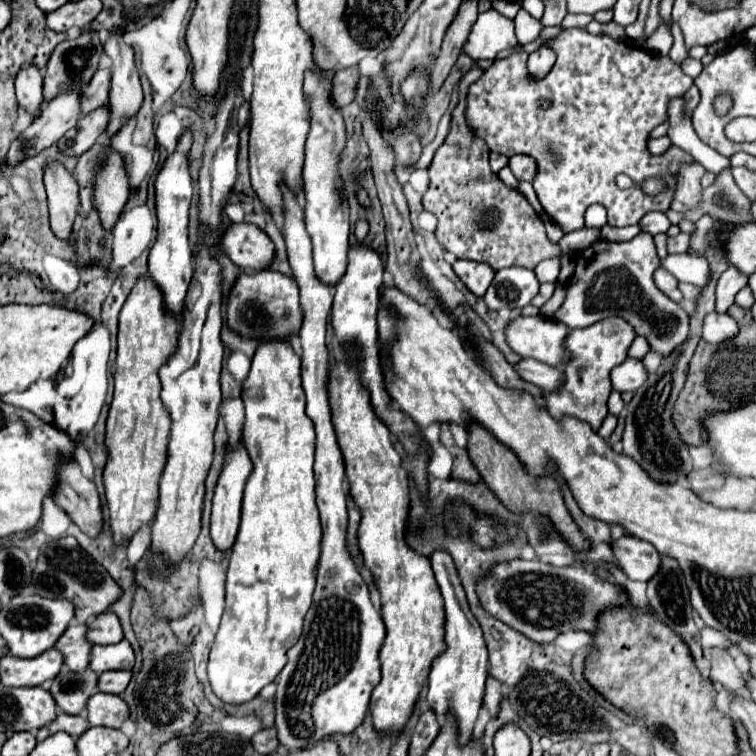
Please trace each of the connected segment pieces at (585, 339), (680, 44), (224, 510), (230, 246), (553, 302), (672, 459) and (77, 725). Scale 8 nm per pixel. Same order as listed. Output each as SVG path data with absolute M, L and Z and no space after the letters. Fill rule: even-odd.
M606 318L598 324L570 330L570 336L566 336L566 352L570 352L570 364L564 368L566 384L562 384L558 392L542 392L542 402L548 412L554 418L574 416L598 430L604 416L608 414L606 402L612 392L610 370L624 362L634 336L634 328L622 318Z
M670 24L670 30L672 30L672 36L674 36L674 46L672 46L672 60L676 64L682 64L682 60L688 58L688 48L684 46L684 38L682 38L682 32L678 28L678 24Z
M238 444L226 456L224 468L220 472L220 478L218 478L218 484L216 484L216 490L214 490L214 500L212 500L214 506L212 506L210 534L212 534L212 540L214 540L216 548L222 550L224 554L230 554L230 550L234 546L234 540L236 540L236 534L238 534L240 506L242 506L242 490L244 490L244 484L246 484L246 478L250 476L250 472L252 472L252 464L250 464L248 452L246 452L244 444Z
M232 224L224 234L222 250L244 270L266 270L274 260L274 242L254 224Z
M556 284L556 290L554 290L554 294L552 294L552 298L540 308L540 314L546 314L546 316L554 316L554 312L562 306L562 300L564 300L564 286L562 284Z
M724 250L706 252L706 258L712 264L710 266L710 284L706 284L696 298L696 312L694 312L694 316L690 316L690 336L688 336L686 344L680 344L678 348L674 348L674 352L670 356L666 356L662 360L660 368L648 376L646 386L638 388L634 392L632 402L628 404L626 428L624 428L624 436L622 436L622 442L626 440L624 454L634 458L658 482L678 482L678 478L686 476L692 470L692 458L688 454L688 446L680 440L680 436L674 428L674 422L672 422L672 408L684 386L686 368L692 360L692 354L694 354L698 342L702 340L702 320L706 314L714 312L716 282L720 278L720 274L728 268Z
M60 712L54 722L46 724L46 726L36 734L36 738L38 738L38 742L42 742L42 740L46 740L48 736L52 736L52 734L56 734L56 732L60 732L60 730L68 732L72 738L78 738L78 736L80 736L82 732L86 732L88 728L90 728L90 724L88 724L88 720L86 720L84 716L80 716L80 714L78 714L78 716L70 716L70 714Z

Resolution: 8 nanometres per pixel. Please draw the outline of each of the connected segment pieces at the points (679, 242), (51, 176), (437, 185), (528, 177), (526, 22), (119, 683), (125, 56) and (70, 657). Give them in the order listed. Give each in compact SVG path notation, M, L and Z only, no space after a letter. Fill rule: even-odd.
M680 232L678 236L674 238L668 238L668 254L680 254L680 252L686 252L688 250L688 236L684 232Z
M48 162L44 166L44 186L48 194L50 226L58 238L72 238L74 222L78 216L78 184L60 162Z
M474 68L460 80L460 104L452 114L452 130L436 150L428 168L430 188L424 194L422 204L438 218L438 242L456 258L486 262L494 270L506 266L524 266L534 270L538 262L556 252L556 246L548 240L544 224L528 200L518 190L508 188L490 170L490 148L486 148L486 144L466 128L466 90L482 76L482 72L482 68ZM492 210L498 212L496 230L482 230L482 218Z
M518 154L518 156L512 156L510 158L510 164L508 164L514 172L514 176L518 180L526 180L526 182L532 182L534 174L536 174L536 160L532 156L526 156L526 154Z
M524 8L518 10L514 22L516 22L516 36L518 36L518 42L520 42L520 44L534 42L534 40L540 36L540 30L542 30L540 20L532 18Z
M114 670L114 672L104 672L98 680L98 690L100 692L110 692L110 694L122 694L132 678L130 670Z
M114 28L108 42L104 44L104 52L112 58L112 86L110 86L110 124L108 134L120 130L122 118L132 118L138 114L142 106L142 84L138 66L134 60L134 50L122 40L124 30Z
M80 624L80 626L70 626L58 640L56 648L64 654L64 664L72 670L72 672L82 672L88 668L90 662L90 648L92 644L86 640L86 632L88 626Z

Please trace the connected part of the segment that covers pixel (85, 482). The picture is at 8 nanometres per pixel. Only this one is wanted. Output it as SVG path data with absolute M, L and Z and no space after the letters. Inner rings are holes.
M66 462L60 468L60 484L54 502L72 518L72 522L90 538L98 538L104 526L100 496L76 462Z

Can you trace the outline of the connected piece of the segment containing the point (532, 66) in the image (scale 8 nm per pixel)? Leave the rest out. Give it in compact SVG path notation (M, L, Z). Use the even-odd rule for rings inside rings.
M546 46L532 52L528 56L528 74L530 74L530 78L534 78L534 80L544 78L550 72L550 68L554 66L554 60L556 60L556 54Z

